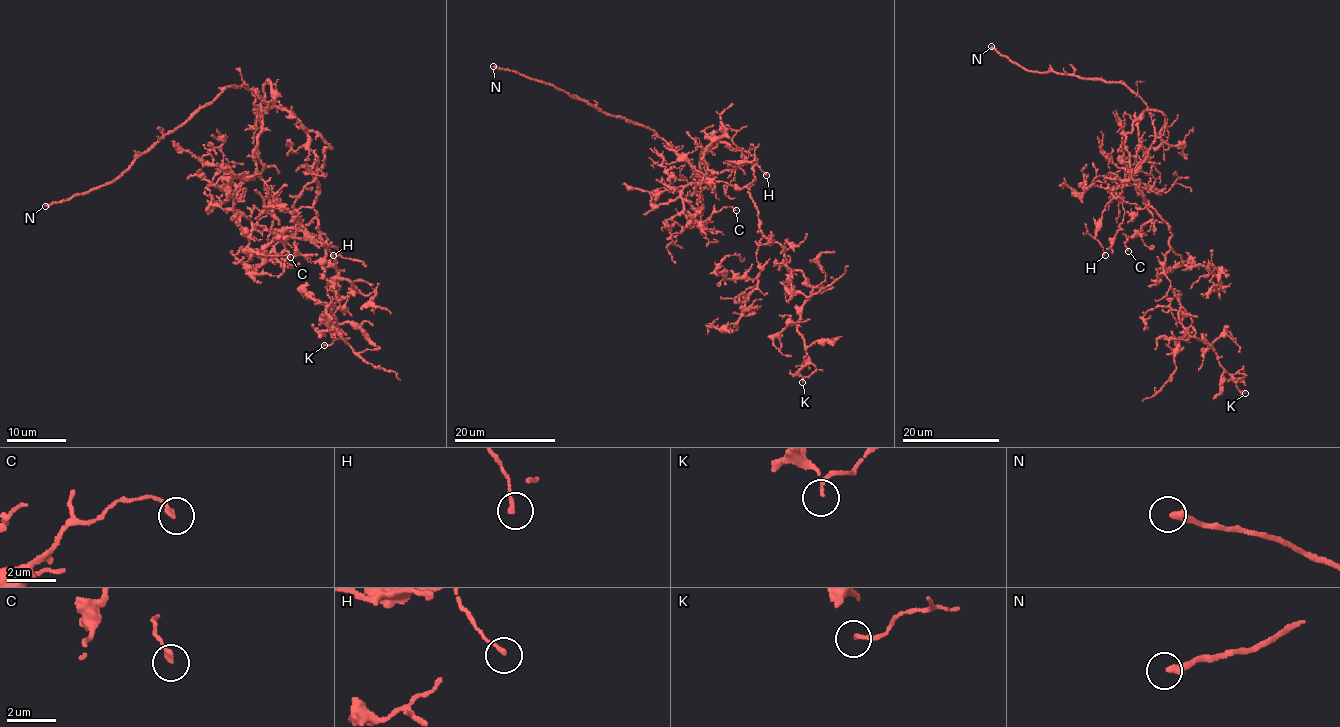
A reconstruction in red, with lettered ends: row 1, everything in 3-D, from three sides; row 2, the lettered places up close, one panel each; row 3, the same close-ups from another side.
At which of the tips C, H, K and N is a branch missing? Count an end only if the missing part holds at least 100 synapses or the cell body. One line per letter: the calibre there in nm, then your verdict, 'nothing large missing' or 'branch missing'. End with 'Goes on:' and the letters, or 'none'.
C: 190 nm | nothing large missing
H: 170 nm | nothing large missing
K: 120 nm | nothing large missing
N: 280 nm | branch missing
Goes on: N

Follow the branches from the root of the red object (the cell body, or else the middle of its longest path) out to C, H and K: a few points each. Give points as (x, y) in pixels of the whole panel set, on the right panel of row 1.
C: (1125, 139), (1146, 111), (1164, 115), (1162, 143), (1130, 172), (1153, 217), (1124, 242), (1128, 251)
H: (1125, 139), (1146, 111), (1164, 115), (1164, 127), (1154, 134), (1140, 168), (1102, 214), (1095, 239), (1105, 255)
K: (1125, 139), (1131, 176), (1172, 234), (1164, 265), (1180, 306), (1179, 323), (1211, 345), (1220, 365), (1245, 393)

